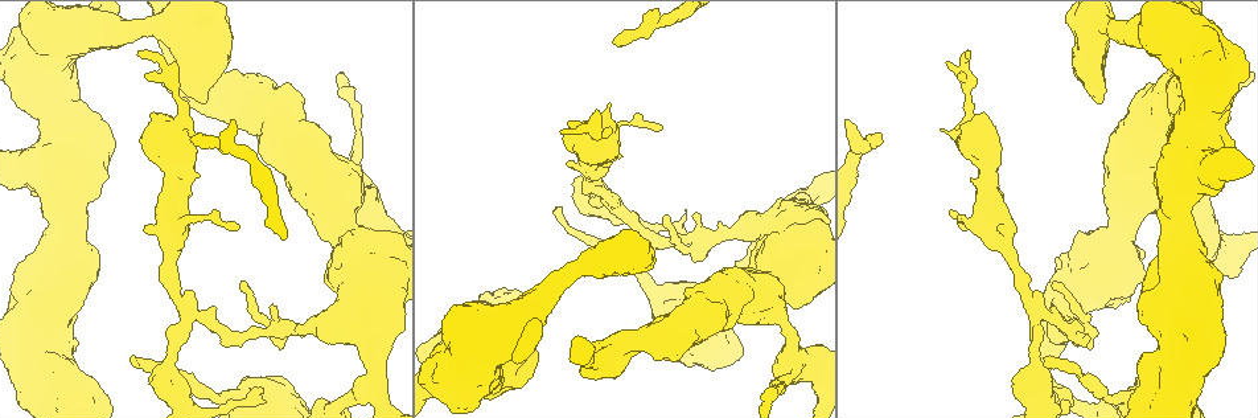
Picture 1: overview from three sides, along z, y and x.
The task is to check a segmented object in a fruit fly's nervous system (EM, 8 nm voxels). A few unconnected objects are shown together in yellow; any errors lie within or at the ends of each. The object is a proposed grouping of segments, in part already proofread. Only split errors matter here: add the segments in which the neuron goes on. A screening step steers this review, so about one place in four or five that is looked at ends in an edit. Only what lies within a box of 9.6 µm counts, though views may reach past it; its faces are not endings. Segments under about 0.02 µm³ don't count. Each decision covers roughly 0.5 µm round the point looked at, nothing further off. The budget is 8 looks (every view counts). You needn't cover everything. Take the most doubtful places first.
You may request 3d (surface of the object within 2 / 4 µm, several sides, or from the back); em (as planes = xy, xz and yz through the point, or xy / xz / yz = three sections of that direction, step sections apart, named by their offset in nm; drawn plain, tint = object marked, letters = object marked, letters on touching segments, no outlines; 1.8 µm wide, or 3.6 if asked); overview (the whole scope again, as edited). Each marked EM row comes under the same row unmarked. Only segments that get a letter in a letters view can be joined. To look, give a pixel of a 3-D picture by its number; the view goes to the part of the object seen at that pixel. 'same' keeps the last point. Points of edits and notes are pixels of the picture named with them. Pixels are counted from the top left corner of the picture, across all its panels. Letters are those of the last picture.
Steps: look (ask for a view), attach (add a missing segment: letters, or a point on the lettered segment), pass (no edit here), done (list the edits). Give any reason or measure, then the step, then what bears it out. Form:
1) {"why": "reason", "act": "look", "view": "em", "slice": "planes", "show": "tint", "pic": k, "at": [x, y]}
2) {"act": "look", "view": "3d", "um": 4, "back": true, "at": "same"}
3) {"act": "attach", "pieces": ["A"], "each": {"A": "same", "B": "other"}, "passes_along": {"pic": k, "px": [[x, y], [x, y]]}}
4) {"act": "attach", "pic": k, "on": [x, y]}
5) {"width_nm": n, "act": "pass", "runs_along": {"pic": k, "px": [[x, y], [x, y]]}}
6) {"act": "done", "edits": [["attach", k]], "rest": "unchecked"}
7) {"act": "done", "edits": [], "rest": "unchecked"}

{"why": "branch stops here", "act": "look", "view": "em", "um": 3.6, "slice": "xy", "step": 4, "show": "letters", "pic": 1, "at": [326, 273]}

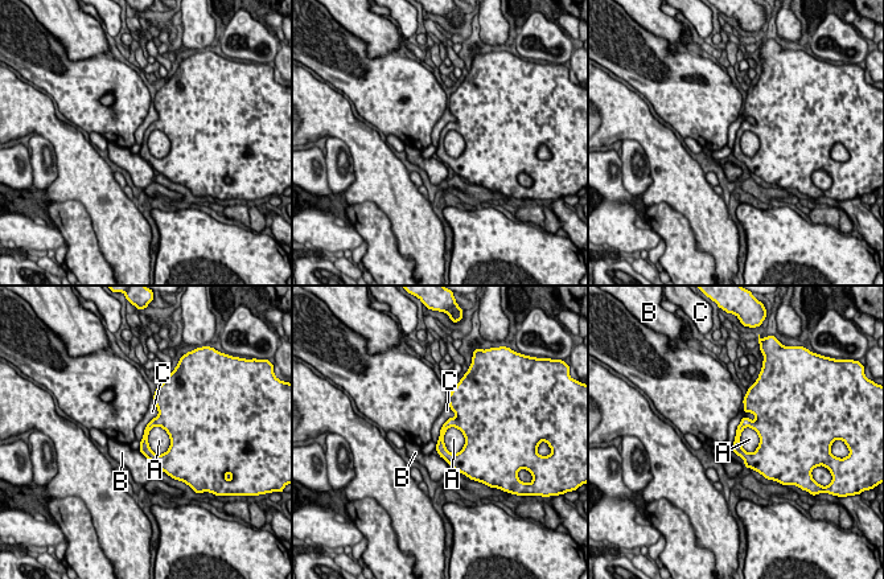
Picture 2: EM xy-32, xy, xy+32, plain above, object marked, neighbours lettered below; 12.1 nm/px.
{"why": "another direction", "act": "look", "view": "em", "um": 3.6, "slice": "planes", "show": "letters", "at": "same"}

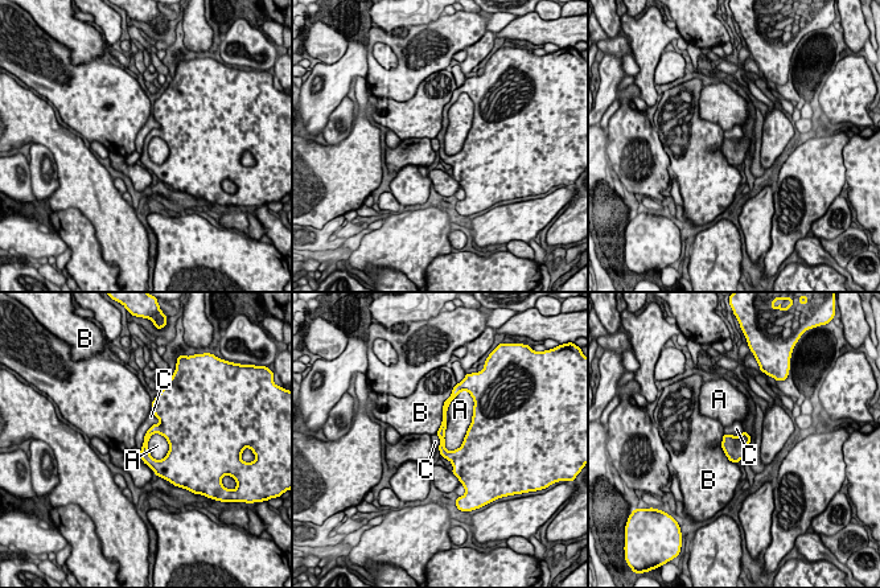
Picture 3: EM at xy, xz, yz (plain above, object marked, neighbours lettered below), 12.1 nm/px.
{"longest_contact_nm": ["A", 600], "act": "pass", "each": {"A": "other", "B": "other", "C": "other"}, "border": {"pic": 3, "px": [[152, 408], [159, 422], [140, 451]]}, "found": "no lettered segment goes on from it"}

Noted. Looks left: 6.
{"why": "an open end", "act": "look", "view": "3d", "um": 2, "pic": 1, "at": [698, 259]}

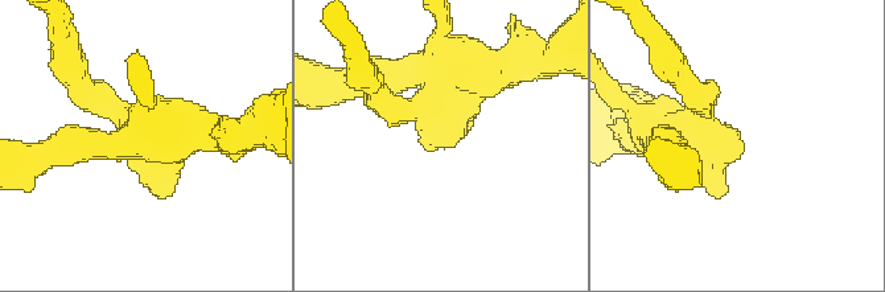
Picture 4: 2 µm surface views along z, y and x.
{"act": "look", "view": "em", "slice": "planes", "show": "letters", "pic": 4, "at": [737, 138]}

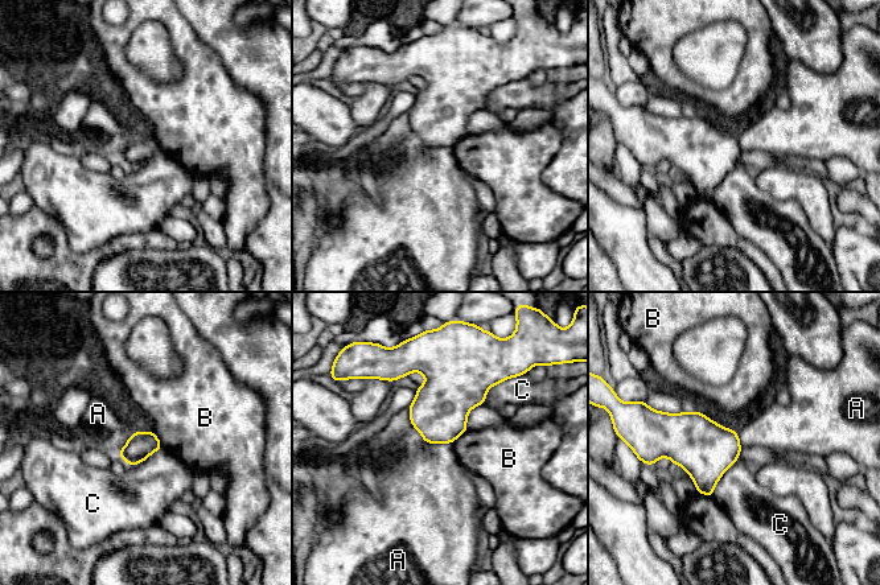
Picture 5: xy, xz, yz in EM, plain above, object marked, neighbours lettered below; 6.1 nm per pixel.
{"act": "pass", "each": {"A": "other", "B": "other", "C": "other"}, "border": {"pic": 5, "px": [[424, 441], [451, 444]]}, "found": "no lettered segment goes on from it"}

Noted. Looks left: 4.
{"why": "thin neck", "act": "look", "view": "em", "slice": "planes", "show": "tint", "pic": 1, "at": [355, 130]}

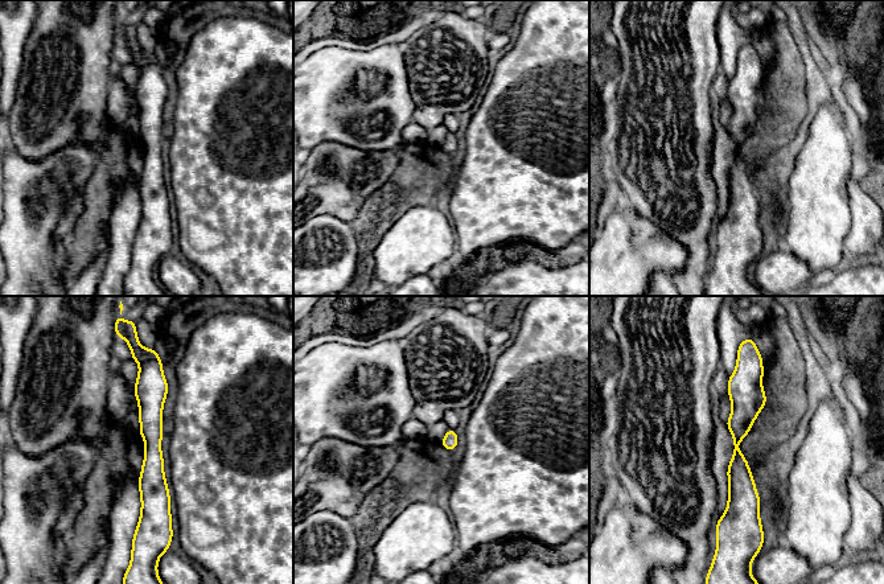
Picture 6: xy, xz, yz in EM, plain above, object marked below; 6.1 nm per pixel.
{"act": "look", "view": "em", "slice": "planes", "show": "letters", "at": "same"}

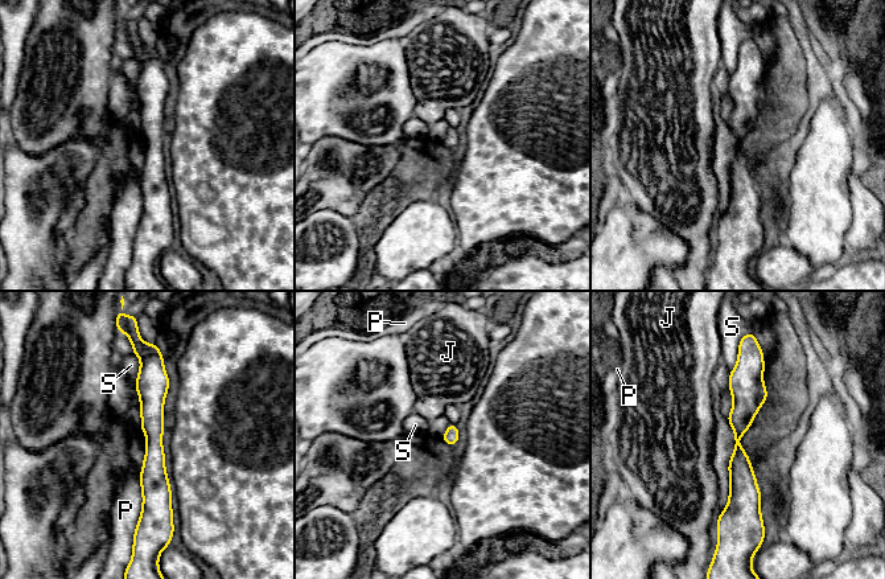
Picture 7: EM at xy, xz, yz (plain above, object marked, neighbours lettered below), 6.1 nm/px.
{"width_nm": 90, "act": "pass", "each": {"J": "other", "P": "other", "S": "other"}, "border": {"pic": 7, "px": [[132, 353], [139, 358], [141, 427]]}, "found": "none of them fits"}

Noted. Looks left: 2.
{"act": "done", "edits": [], "rest": "unchecked"}

